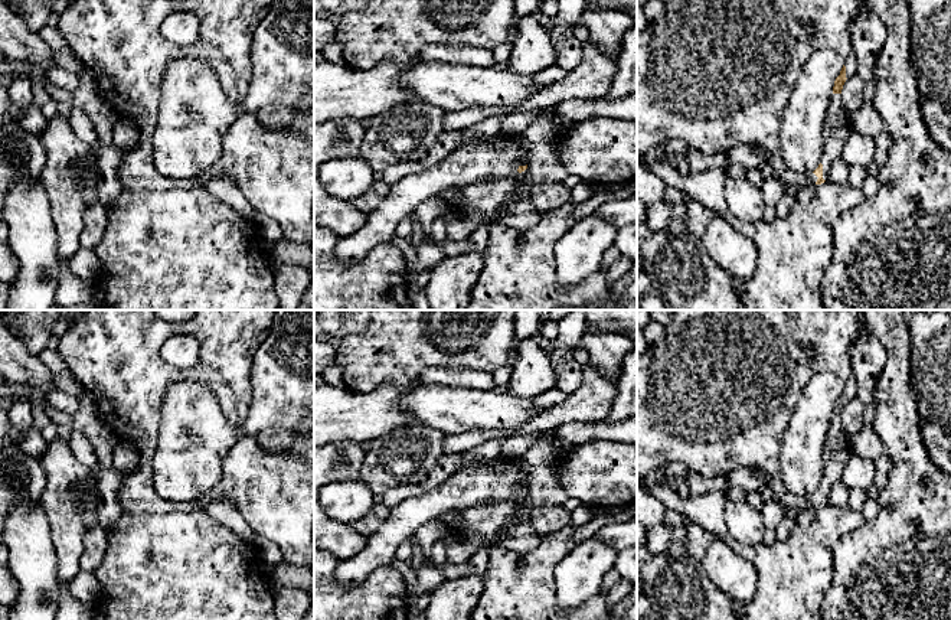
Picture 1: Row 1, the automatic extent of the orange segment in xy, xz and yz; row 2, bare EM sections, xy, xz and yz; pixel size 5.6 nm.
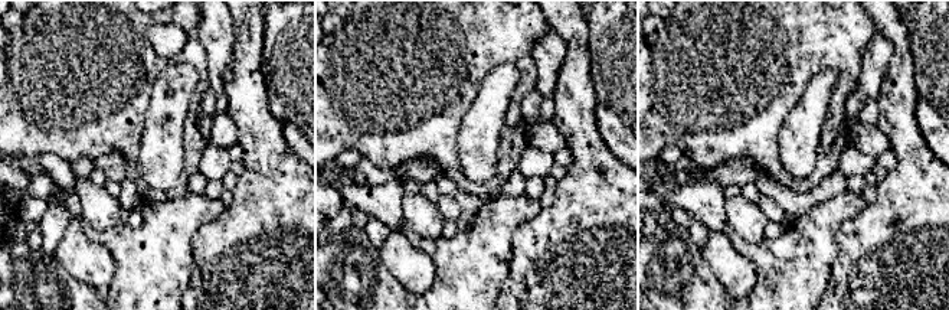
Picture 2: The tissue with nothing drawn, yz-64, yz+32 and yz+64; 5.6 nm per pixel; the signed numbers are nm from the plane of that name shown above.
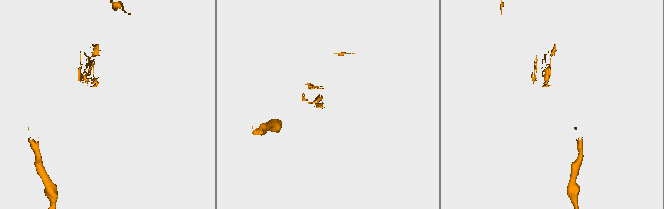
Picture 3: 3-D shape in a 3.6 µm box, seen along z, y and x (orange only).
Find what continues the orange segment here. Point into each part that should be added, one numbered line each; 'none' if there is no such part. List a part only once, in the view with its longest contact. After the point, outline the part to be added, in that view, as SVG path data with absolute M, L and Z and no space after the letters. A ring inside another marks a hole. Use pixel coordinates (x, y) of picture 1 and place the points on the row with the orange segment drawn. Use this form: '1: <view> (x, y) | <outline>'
1: yz (837, 129) | M833 94L826 115L824 150L821 156L823 179L826 182L830 167L837 159L840 159L843 146L852 131L841 94Z

